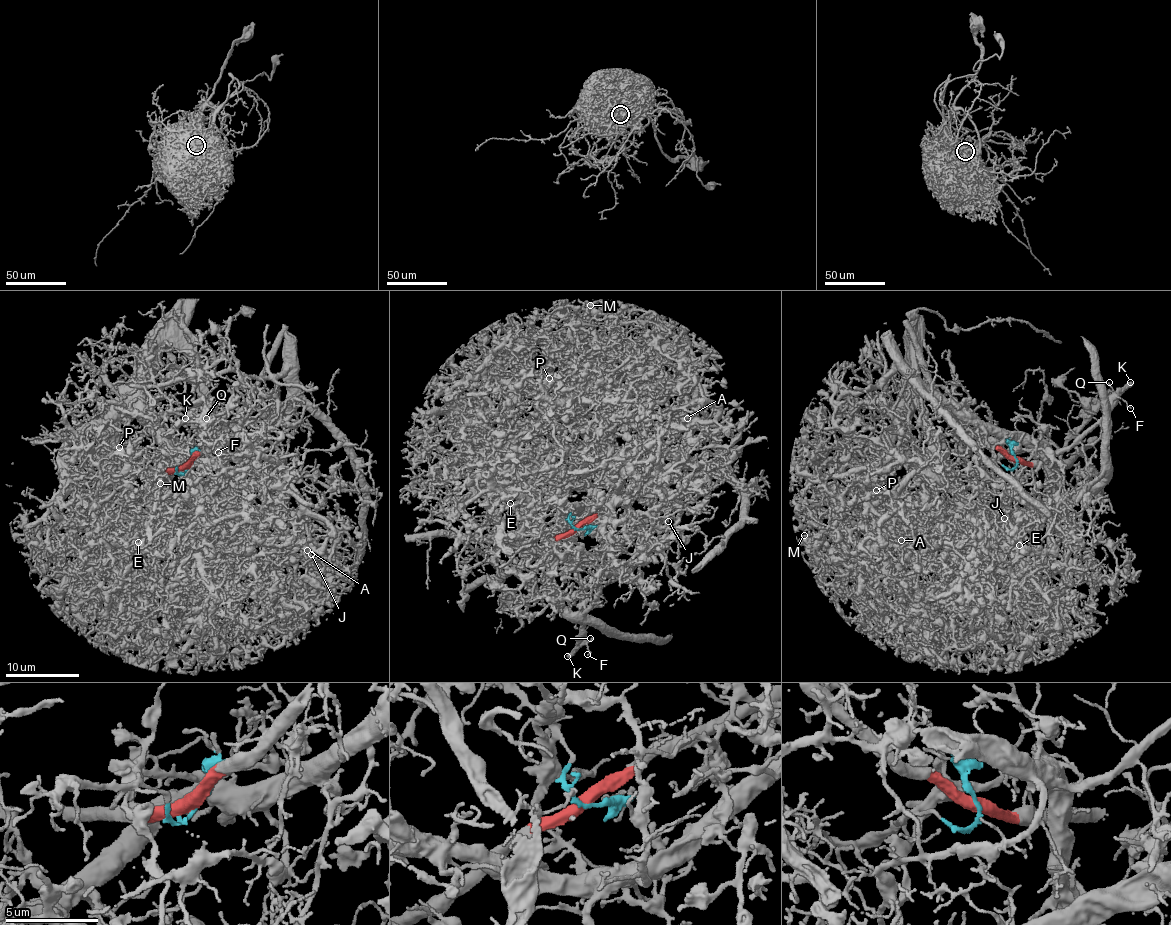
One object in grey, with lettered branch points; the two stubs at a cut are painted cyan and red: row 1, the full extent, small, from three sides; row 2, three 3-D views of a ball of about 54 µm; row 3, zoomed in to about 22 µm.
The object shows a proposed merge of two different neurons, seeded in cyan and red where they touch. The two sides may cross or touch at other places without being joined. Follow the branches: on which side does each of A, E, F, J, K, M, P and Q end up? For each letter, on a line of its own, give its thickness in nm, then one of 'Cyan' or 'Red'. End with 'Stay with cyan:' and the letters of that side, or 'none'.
A: Thickness 110 nm. Cyan
E: Thickness 160 nm. Cyan
F: Thickness 110 nm. Red
J: Thickness 130 nm. Cyan
K: Thickness 400 nm. Red
M: Thickness 110 nm. Cyan
P: Thickness 100 nm. Cyan
Q: Thickness 90 nm. Red
Stay with cyan: A, E, J, M, P

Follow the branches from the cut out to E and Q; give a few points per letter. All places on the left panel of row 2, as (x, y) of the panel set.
E: (187, 468), (180, 474), (166, 460), (160, 466), (175, 499), (174, 522), (157, 532), (156, 550), (138, 542)
Q: (187, 468), (157, 473), (168, 474), (179, 466), (192, 464), (202, 475), (208, 460), (205, 417)

